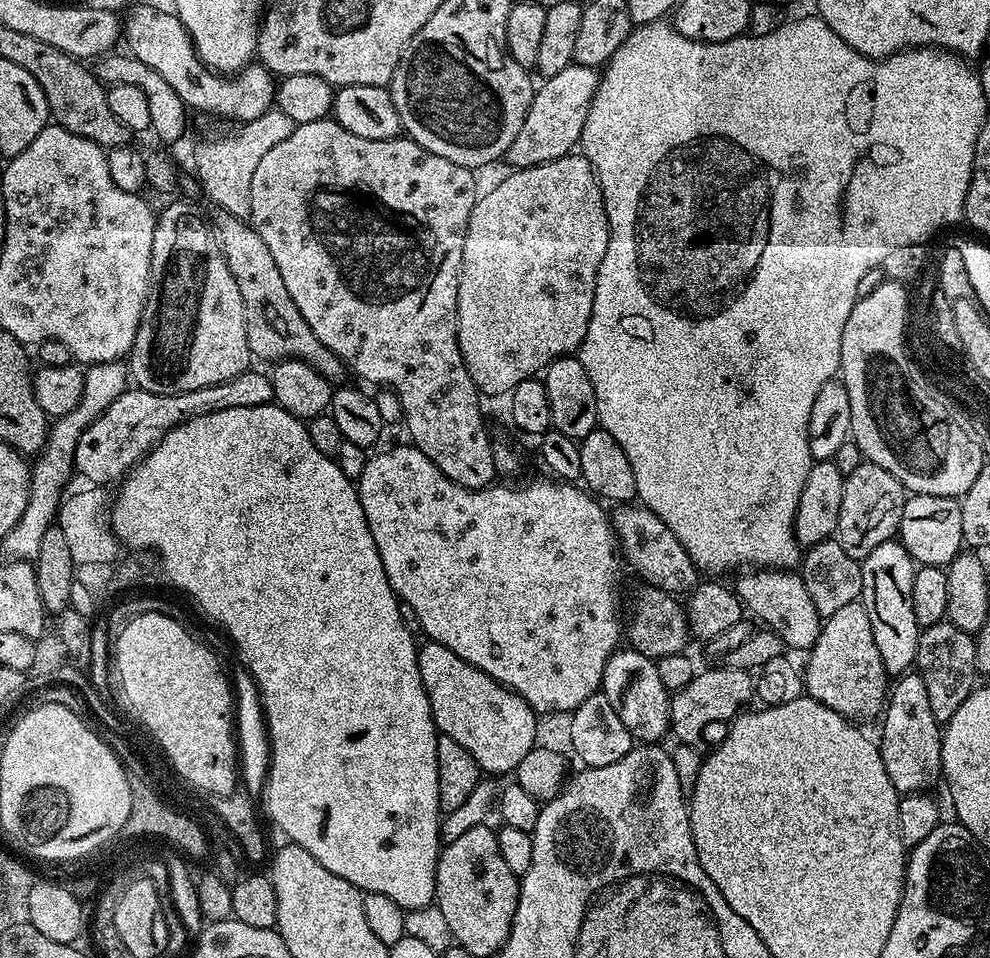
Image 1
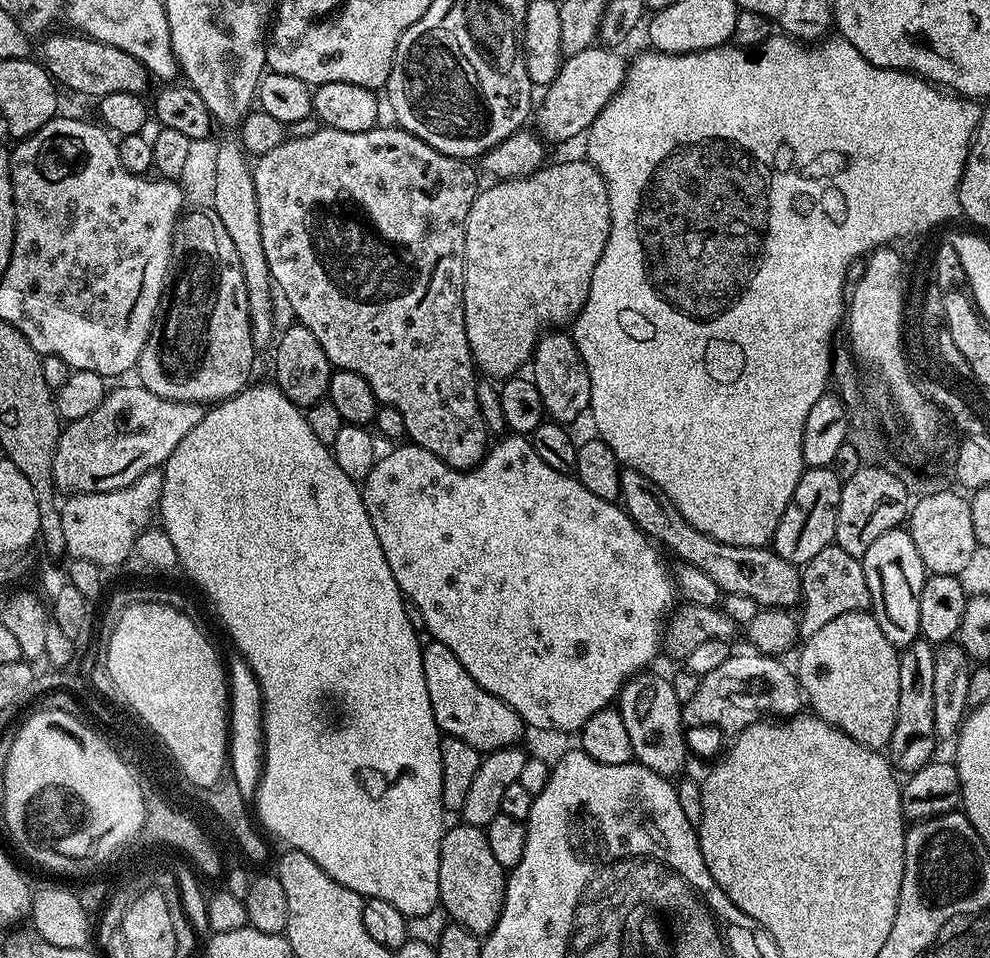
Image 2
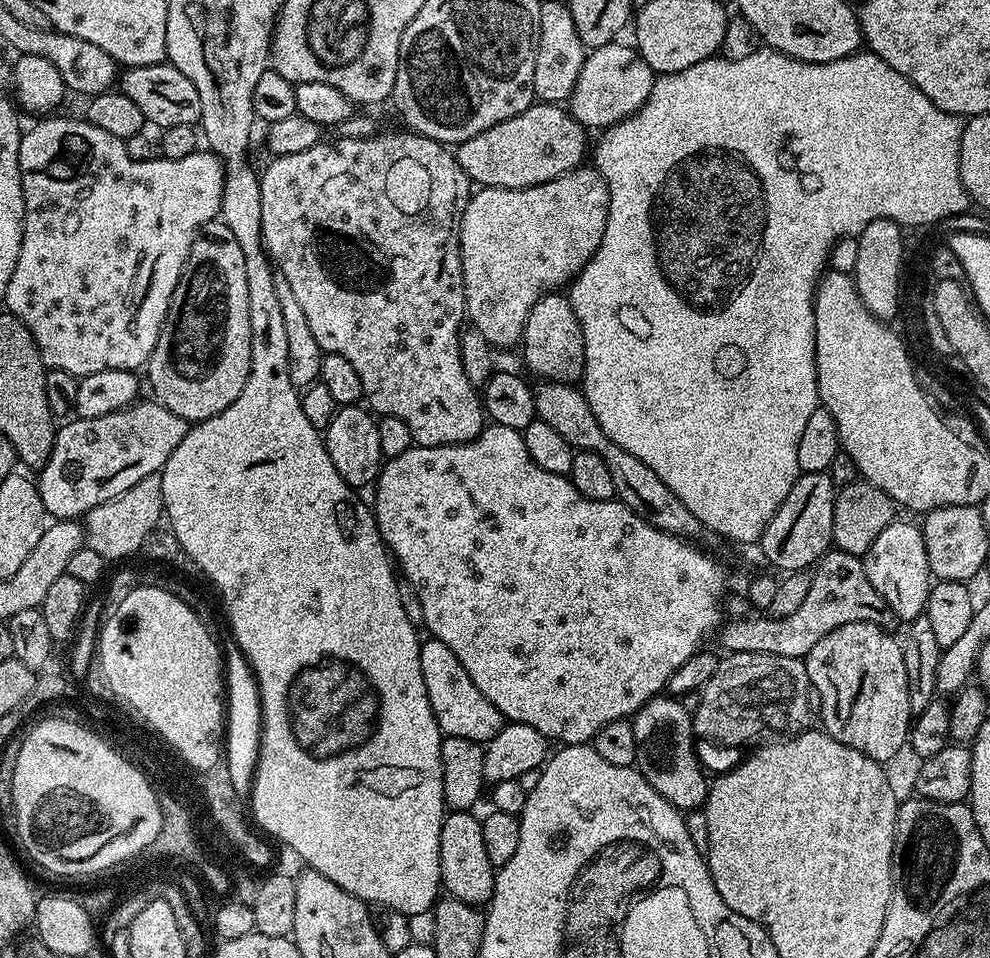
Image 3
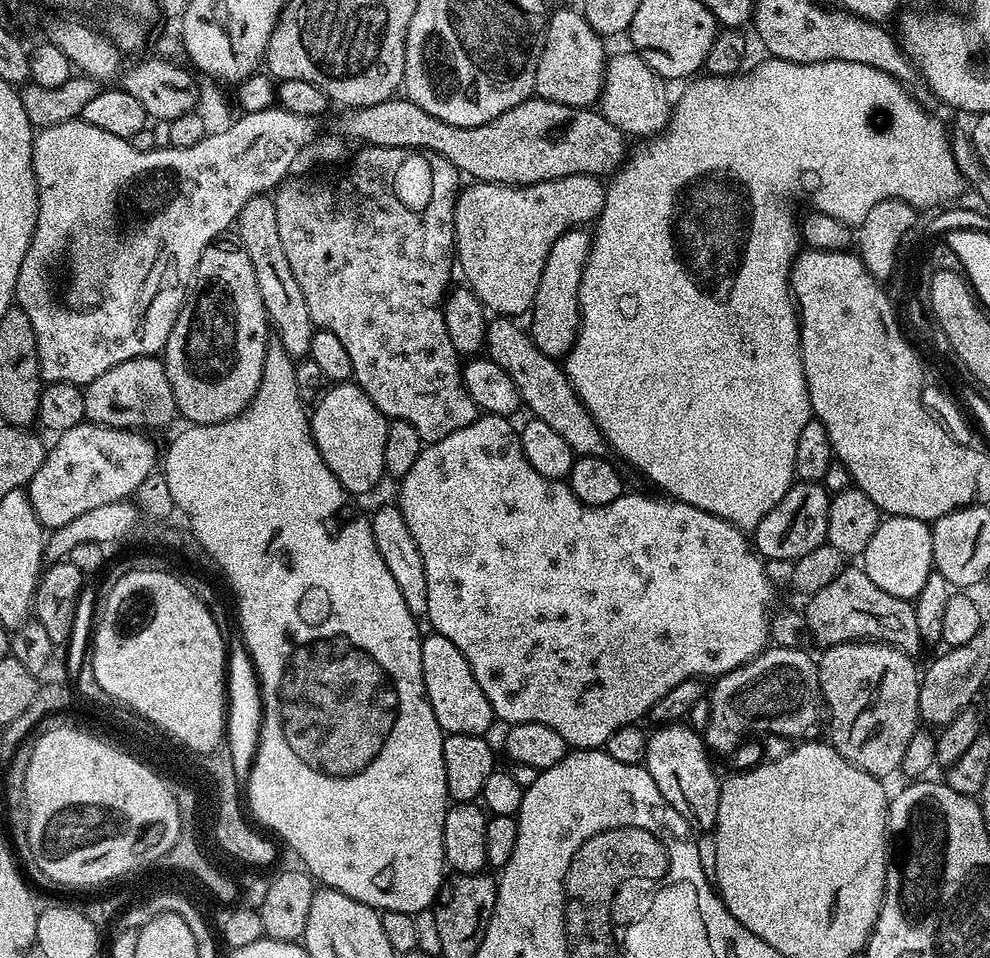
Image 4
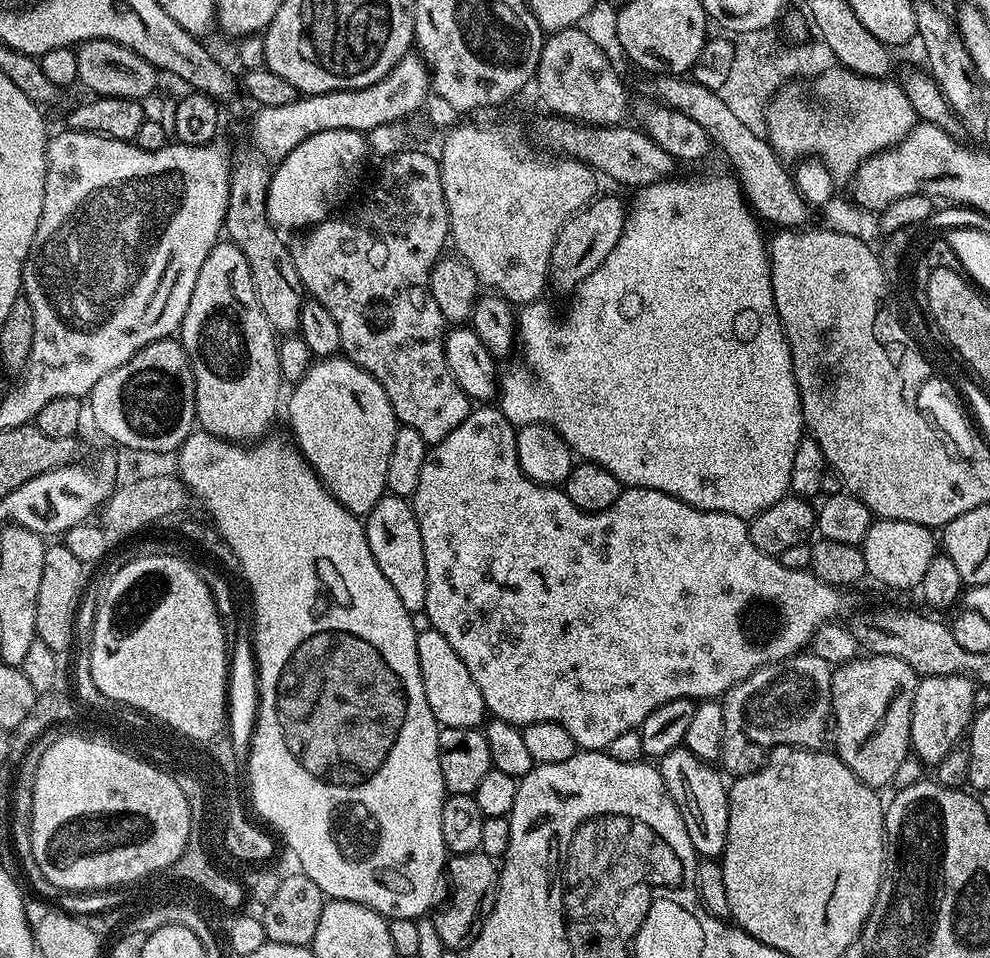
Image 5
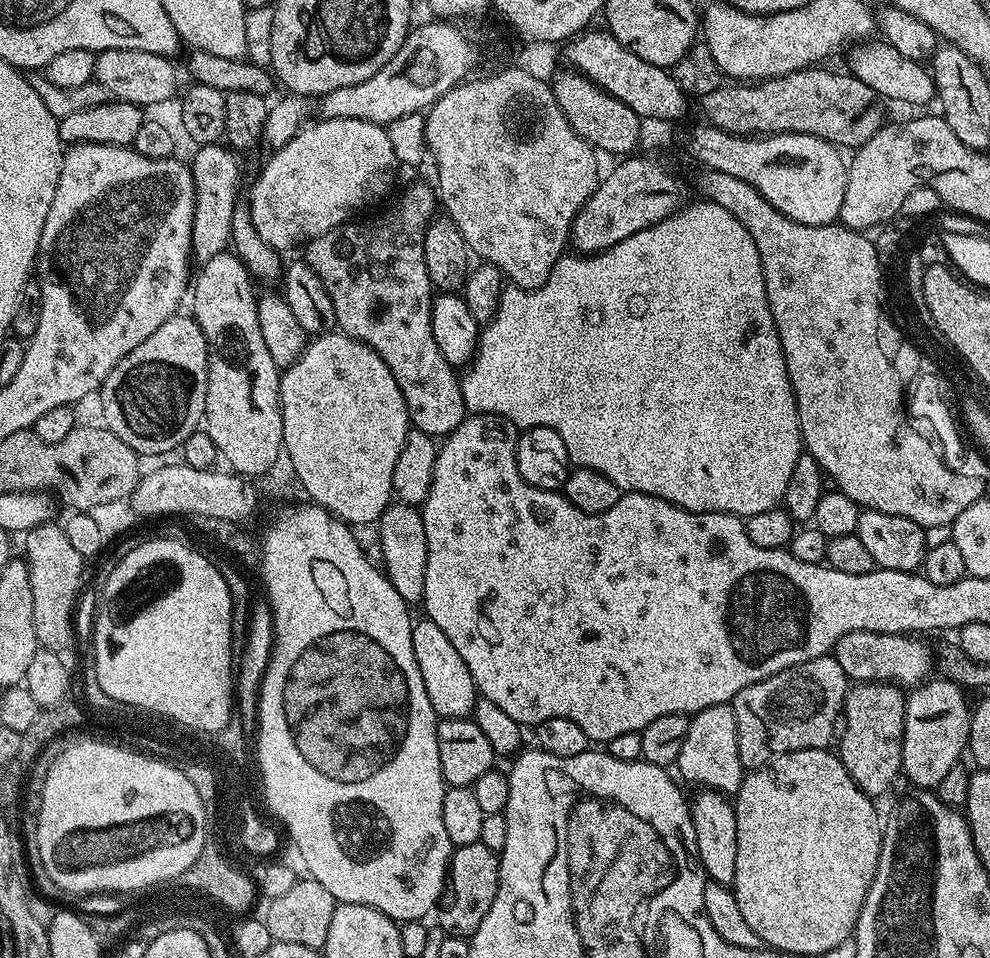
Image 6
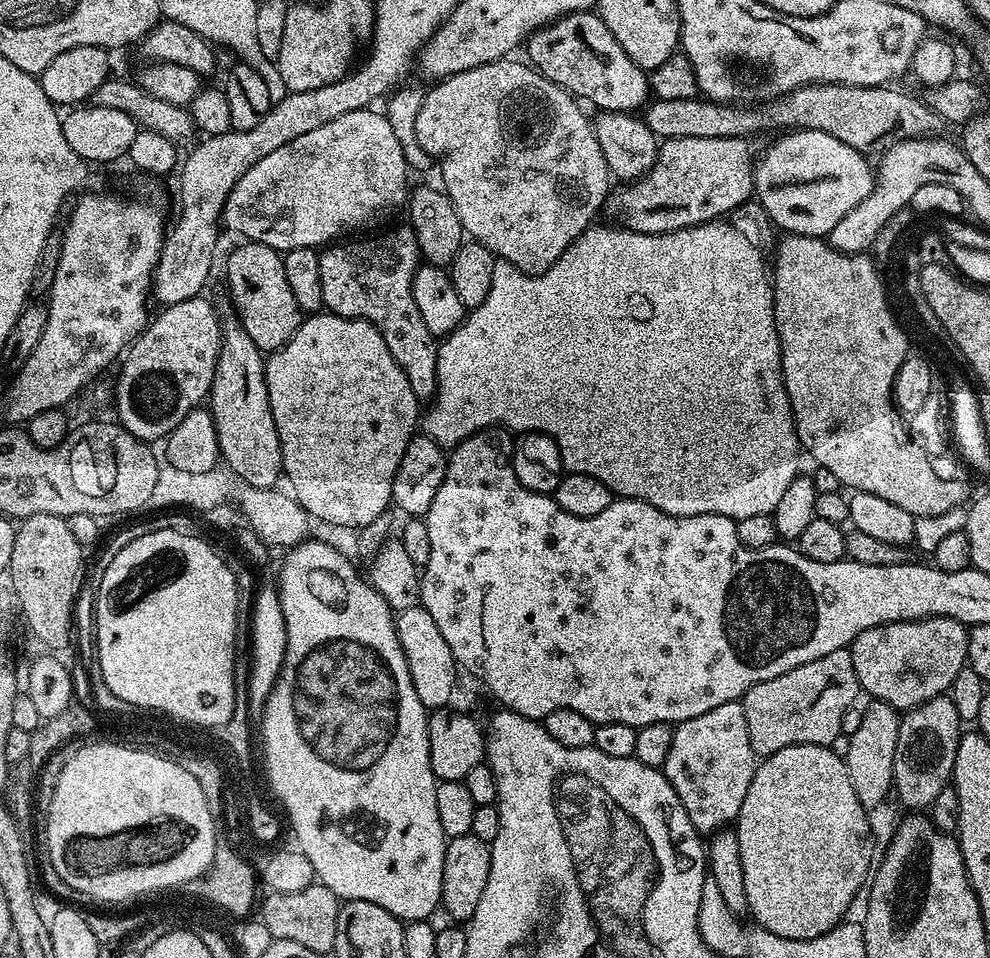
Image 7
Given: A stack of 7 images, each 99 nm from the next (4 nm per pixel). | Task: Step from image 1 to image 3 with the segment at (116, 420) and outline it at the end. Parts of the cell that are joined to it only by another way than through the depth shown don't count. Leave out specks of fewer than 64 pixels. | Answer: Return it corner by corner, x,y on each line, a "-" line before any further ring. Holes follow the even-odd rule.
147,399
98,418
72,418
69,424
59,425
53,452
38,472
42,506
49,517
57,520
83,517
100,503
118,498
135,483
142,482
142,478
163,469
170,454
178,450
178,442
182,442
190,424
155,399

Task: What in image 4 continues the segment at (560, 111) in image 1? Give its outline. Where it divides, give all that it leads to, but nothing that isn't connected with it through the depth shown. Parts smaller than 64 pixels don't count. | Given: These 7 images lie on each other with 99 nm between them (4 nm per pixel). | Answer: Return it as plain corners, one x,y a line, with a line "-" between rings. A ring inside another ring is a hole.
631,50
620,52
607,61
604,69
604,85
600,91
598,110
618,130
629,137
651,138
660,135
668,127
672,116
673,101
668,101
668,88
663,76
653,72
641,56

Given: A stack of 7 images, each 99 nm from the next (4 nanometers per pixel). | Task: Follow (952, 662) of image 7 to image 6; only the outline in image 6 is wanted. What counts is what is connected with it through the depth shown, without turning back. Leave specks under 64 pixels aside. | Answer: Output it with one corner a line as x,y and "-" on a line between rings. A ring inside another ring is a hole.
854,630
838,638
834,655
838,666
852,682
887,682
897,686
915,686
929,679
934,668
934,652
916,634
886,634
870,630

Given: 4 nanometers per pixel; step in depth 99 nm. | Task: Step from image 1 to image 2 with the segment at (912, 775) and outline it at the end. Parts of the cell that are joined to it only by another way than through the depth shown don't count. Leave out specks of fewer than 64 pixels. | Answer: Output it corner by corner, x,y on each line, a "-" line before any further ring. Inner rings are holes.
918,638
900,652
898,662
898,718
894,722
894,734
890,738
887,751
897,769
905,768
905,773
917,772
937,755
938,739
934,730
933,677
937,649
927,640

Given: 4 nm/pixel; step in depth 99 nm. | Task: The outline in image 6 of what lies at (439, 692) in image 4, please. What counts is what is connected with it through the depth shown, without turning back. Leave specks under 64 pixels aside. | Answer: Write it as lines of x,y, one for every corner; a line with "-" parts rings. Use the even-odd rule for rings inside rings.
420,618
412,625
412,641
418,670
422,670
422,686
426,686
426,698
430,698
430,706
434,706
437,717
446,720
471,717
478,697
476,683
470,678
470,670
466,670
466,662
462,662
458,650
454,650
450,638
446,638
432,620

